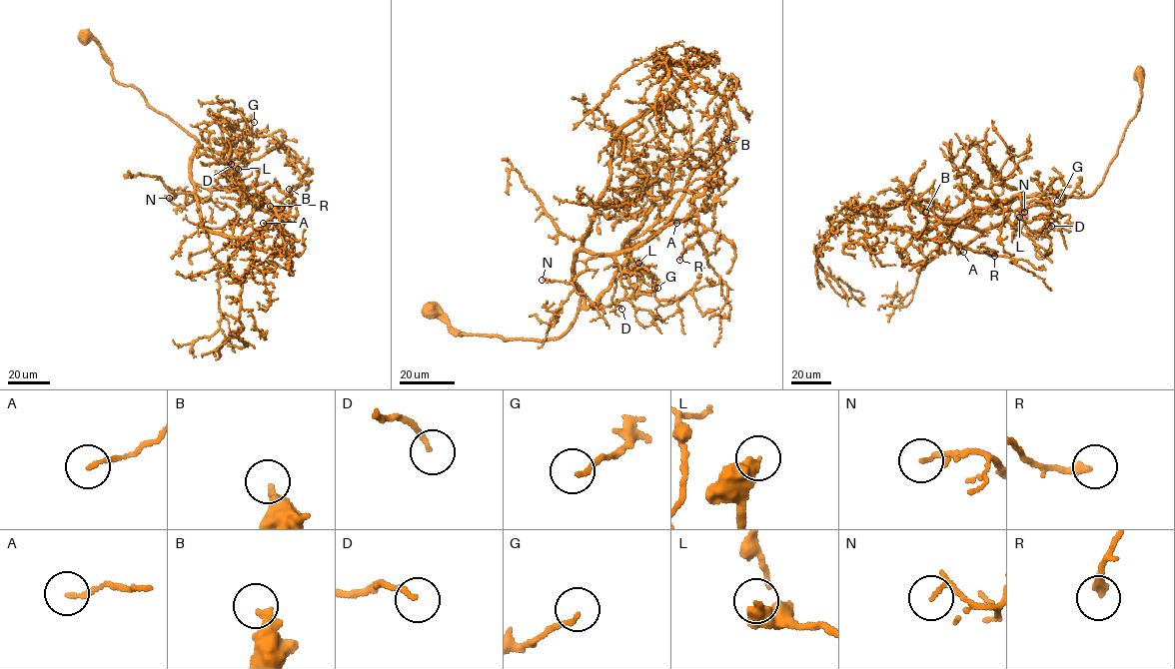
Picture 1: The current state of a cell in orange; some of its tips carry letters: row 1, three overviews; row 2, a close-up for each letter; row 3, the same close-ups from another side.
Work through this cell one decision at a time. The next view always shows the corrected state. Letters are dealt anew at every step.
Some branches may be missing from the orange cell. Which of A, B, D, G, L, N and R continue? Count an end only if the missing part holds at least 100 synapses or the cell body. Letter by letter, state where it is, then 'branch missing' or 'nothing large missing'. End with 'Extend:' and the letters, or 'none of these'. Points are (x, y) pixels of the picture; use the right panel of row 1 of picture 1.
A: place (963, 252); nothing large missing
B: place (925, 212); nothing large missing
D: place (1051, 226); nothing large missing
G: place (1057, 201); nothing large missing
L: place (1019, 217); nothing large missing
N: place (1024, 212); nothing large missing
R: place (994, 256); nothing large missing
Extend: none of these

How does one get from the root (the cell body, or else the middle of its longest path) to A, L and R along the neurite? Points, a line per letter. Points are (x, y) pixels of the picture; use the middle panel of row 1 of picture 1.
A: (430, 312), (461, 336), (554, 339), (582, 295), (591, 307), (608, 287), (652, 200), (687, 191), (676, 223)
L: (430, 312), (461, 336), (554, 339), (582, 295), (594, 304), (628, 256), (655, 291), (638, 263)
R: (430, 312), (461, 336), (554, 339), (580, 306), (576, 252), (630, 251), (696, 216), (679, 260)

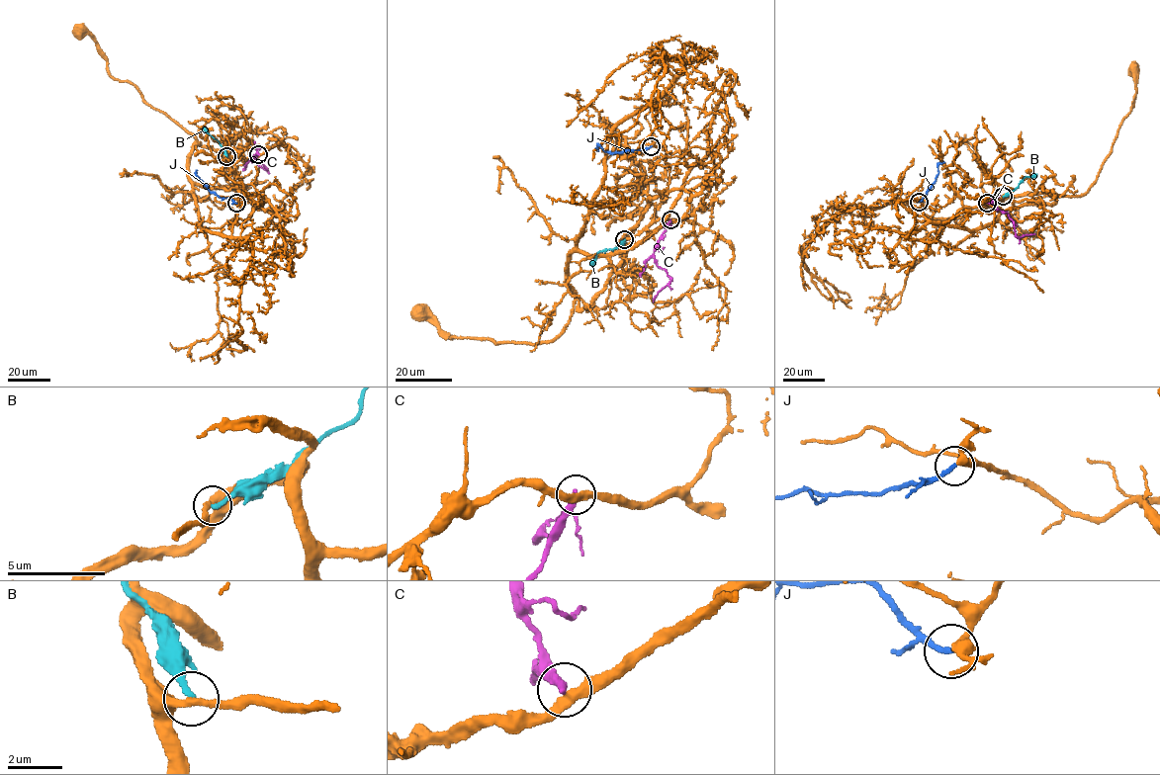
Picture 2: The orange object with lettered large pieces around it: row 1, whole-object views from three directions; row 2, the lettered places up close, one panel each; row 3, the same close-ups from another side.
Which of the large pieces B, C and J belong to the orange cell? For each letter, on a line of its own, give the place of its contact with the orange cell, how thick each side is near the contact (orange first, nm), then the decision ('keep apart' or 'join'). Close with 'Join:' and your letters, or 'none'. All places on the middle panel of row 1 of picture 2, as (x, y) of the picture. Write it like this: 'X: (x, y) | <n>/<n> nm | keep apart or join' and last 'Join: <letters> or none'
B: (624, 239) | 280/200 nm | keep apart
C: (670, 219) | 380/320 nm | keep apart
J: (651, 146) | 260/200 nm | join
Join: J

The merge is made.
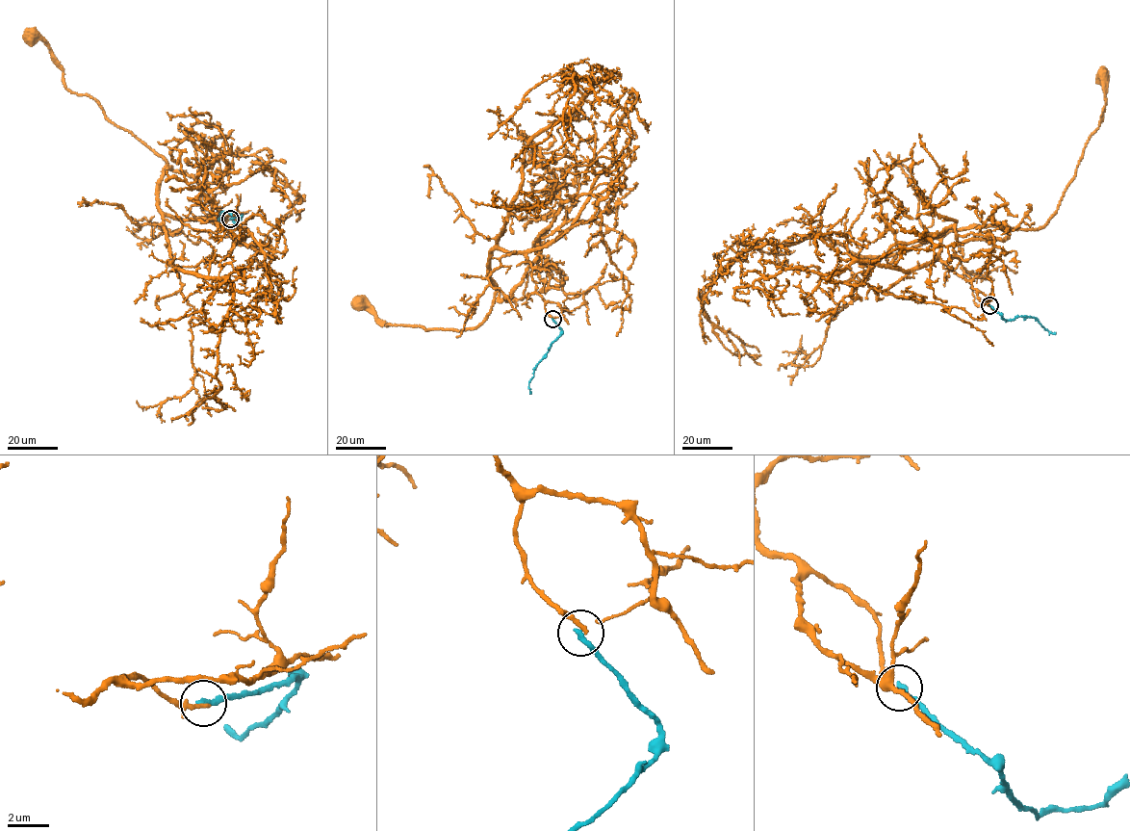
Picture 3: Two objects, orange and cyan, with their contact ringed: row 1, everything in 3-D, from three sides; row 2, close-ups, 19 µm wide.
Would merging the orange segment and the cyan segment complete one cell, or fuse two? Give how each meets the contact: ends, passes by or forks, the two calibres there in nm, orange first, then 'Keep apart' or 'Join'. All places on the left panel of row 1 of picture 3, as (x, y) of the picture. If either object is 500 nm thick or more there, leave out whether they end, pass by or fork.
At the ring orange ends. At the ring cyan ends. Thickness 200 nm (orange) against 260 nm. Keep apart

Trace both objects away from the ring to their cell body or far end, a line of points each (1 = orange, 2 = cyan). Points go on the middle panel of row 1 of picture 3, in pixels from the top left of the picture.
1: (552, 319), (523, 253), (495, 248), (489, 271), (495, 298), (487, 317), (475, 327), (387, 325), (359, 304)
2: (552, 319), (561, 333), (534, 369), (529, 383), (530, 393)

